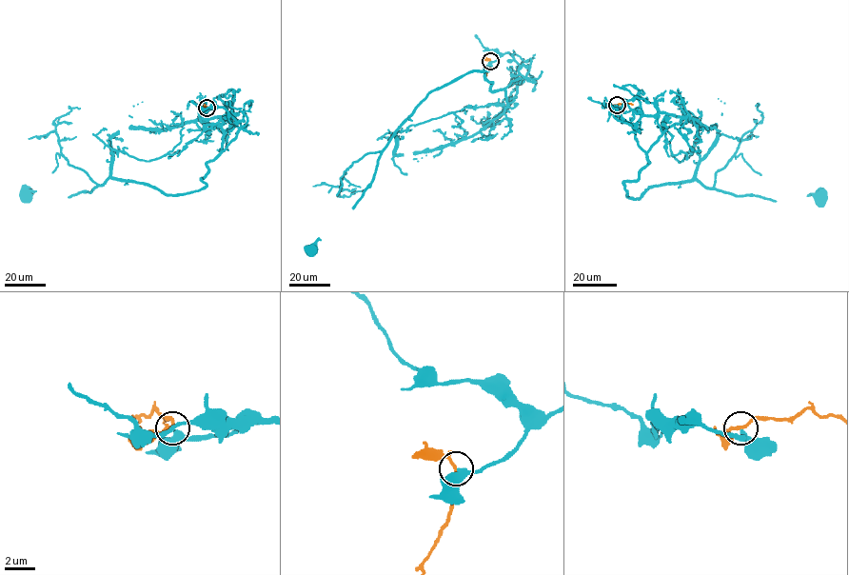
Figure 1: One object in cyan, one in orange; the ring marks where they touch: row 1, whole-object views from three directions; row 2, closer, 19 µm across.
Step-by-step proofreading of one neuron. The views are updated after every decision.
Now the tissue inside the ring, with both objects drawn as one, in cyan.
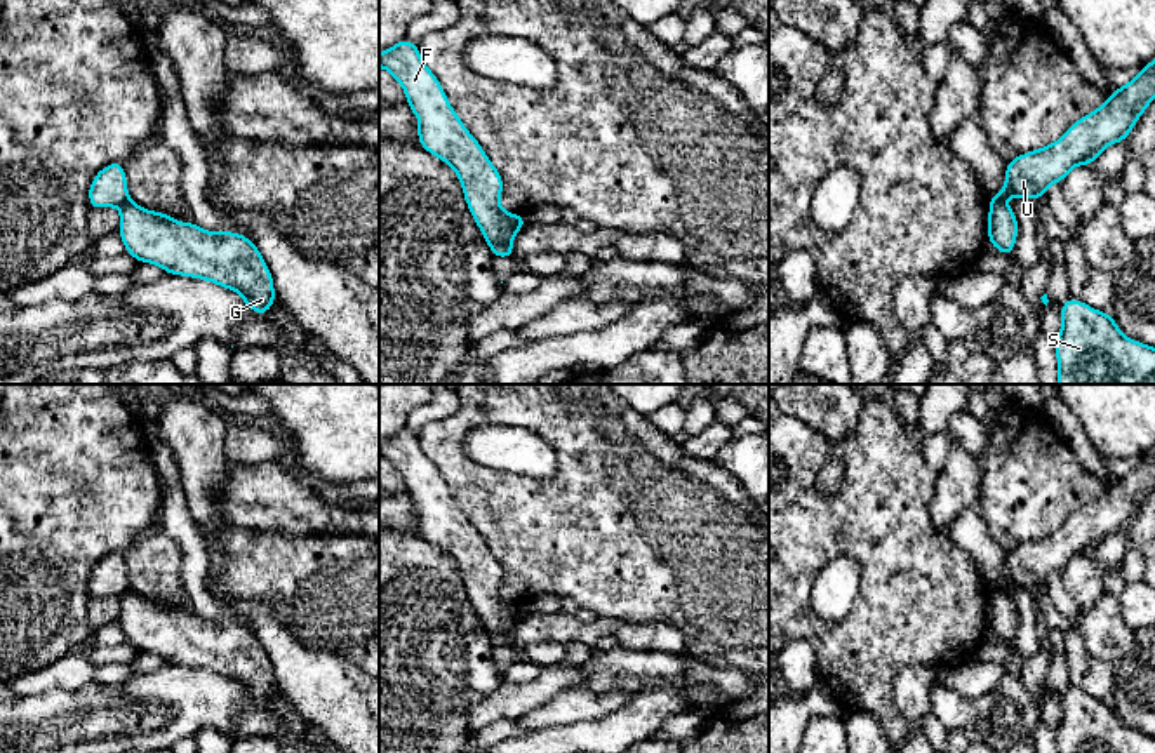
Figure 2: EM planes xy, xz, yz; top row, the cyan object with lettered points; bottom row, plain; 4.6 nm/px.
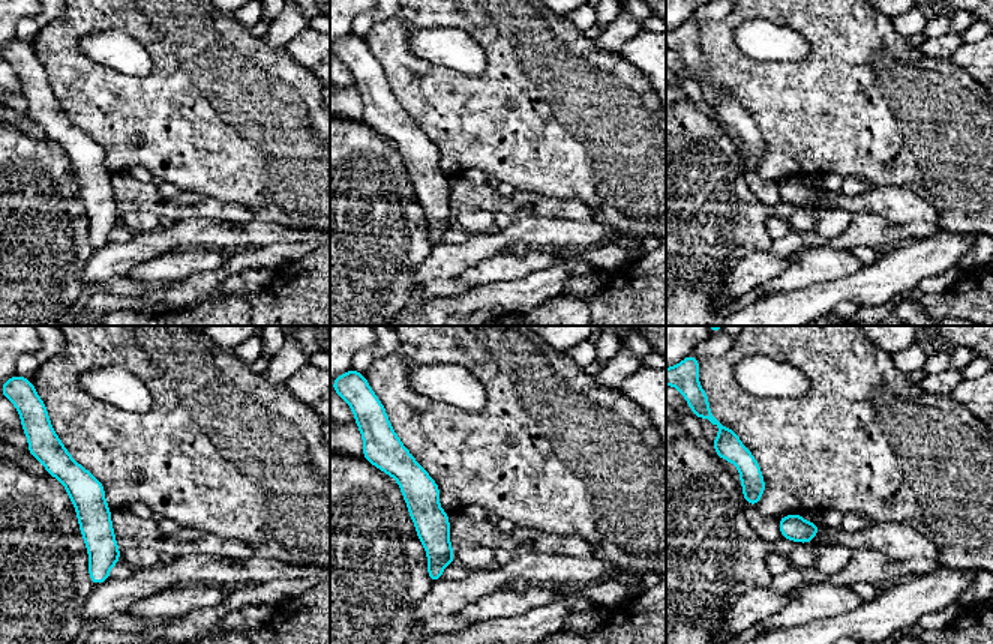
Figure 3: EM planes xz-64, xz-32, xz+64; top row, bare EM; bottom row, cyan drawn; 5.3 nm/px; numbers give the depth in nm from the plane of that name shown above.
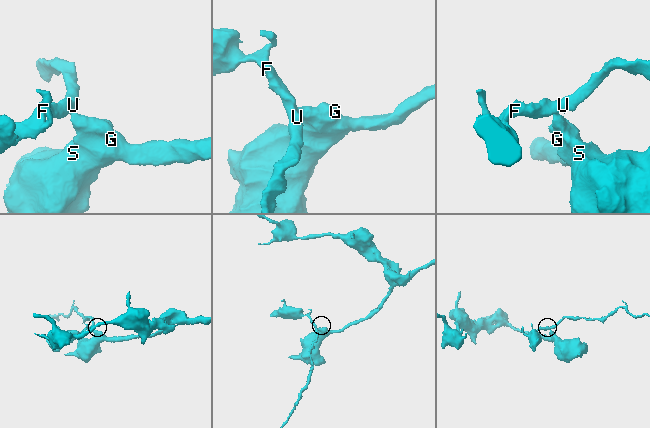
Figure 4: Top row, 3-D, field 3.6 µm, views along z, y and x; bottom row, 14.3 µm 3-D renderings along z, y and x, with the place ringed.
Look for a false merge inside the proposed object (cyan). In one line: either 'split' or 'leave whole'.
split

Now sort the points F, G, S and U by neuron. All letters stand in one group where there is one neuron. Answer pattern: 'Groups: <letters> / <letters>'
Groups: F U / G S

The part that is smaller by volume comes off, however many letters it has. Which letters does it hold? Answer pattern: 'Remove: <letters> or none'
Remove: F, U

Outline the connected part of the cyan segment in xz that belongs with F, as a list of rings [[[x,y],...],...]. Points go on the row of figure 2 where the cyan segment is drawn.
[[[409,38],[400,40],[379,54],[379,68],[402,85],[407,106],[419,120],[417,143],[456,170],[471,217],[494,257],[513,259],[518,216],[499,207],[503,177],[452,110],[419,47]]]

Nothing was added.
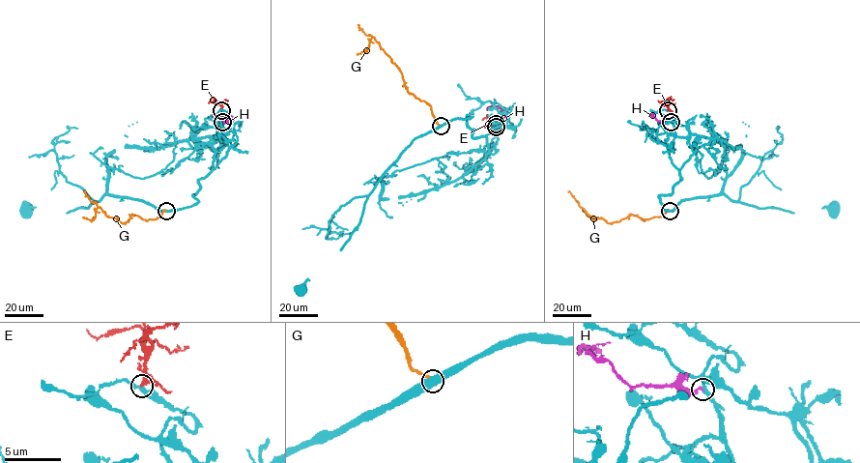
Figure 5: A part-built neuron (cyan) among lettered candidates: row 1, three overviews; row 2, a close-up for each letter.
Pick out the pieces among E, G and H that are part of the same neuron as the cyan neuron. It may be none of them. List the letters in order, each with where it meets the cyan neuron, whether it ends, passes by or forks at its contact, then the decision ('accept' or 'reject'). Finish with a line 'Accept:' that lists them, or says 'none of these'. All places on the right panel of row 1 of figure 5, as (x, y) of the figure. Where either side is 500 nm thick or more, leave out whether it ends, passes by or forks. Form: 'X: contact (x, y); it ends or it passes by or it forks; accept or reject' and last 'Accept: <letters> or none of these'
E: contact (668, 110); it passes by; reject
G: contact (670, 211); reject
H: contact (671, 122); it ends; accept
Accept: H

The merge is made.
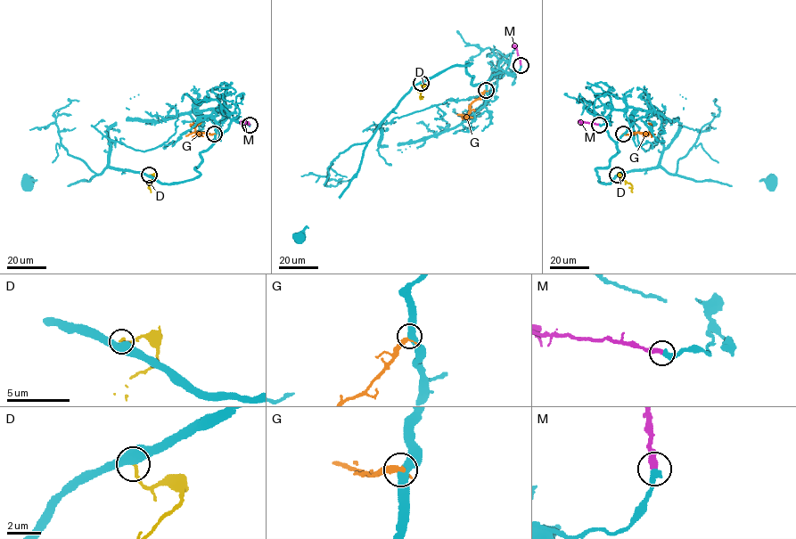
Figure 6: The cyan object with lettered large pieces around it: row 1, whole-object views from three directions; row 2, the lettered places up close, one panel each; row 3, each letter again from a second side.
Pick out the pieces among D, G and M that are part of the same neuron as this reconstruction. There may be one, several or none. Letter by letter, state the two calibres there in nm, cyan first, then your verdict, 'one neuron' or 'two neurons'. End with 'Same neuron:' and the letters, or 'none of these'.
D: calibres 480 and 180 nm; two neurons
G: calibres 460 and 400 nm; two neurons
M: calibres 440 and 400 nm; one neuron
Same neuron: M

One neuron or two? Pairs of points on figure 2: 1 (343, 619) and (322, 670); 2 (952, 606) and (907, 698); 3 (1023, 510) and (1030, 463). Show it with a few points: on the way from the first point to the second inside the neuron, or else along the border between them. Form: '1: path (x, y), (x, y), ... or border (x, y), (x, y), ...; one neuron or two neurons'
1: border (293, 633), (303, 644), (336, 651), (360, 668); two neurons
2: border (943, 666), (905, 666), (896, 675), (891, 693); two neurons
3: path (1027, 498), (1030, 475); one neuron

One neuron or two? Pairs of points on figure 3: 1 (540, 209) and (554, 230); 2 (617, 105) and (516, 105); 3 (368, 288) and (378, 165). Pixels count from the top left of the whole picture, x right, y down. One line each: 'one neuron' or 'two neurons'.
1: two neurons
2: one neuron
3: one neuron

